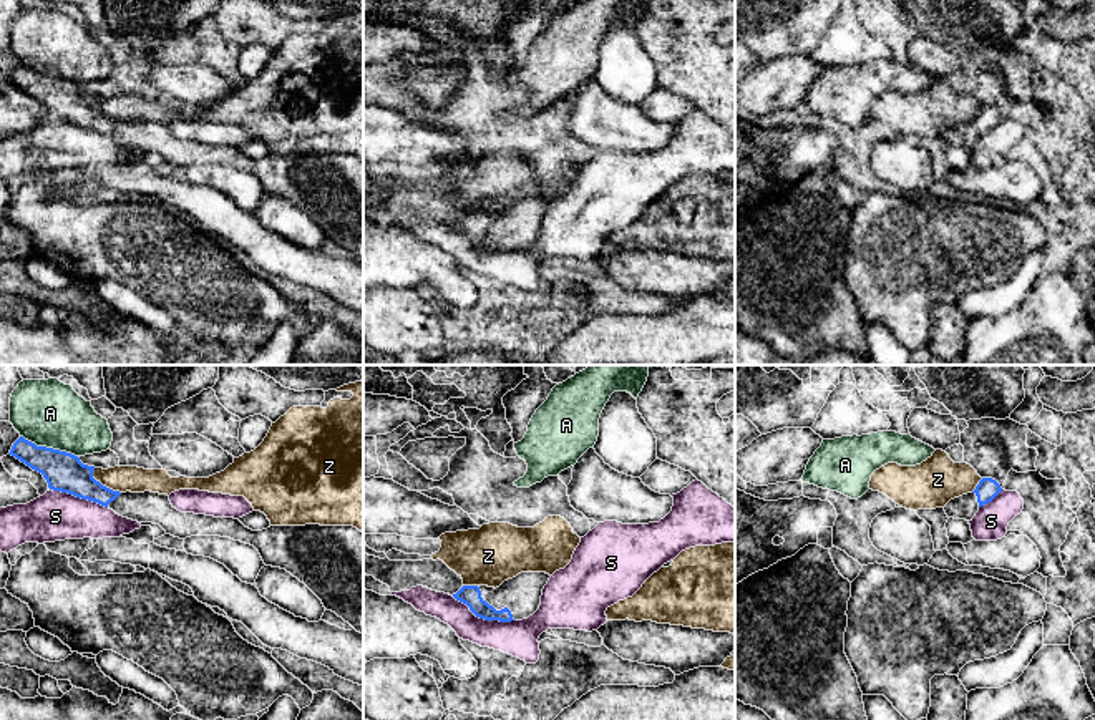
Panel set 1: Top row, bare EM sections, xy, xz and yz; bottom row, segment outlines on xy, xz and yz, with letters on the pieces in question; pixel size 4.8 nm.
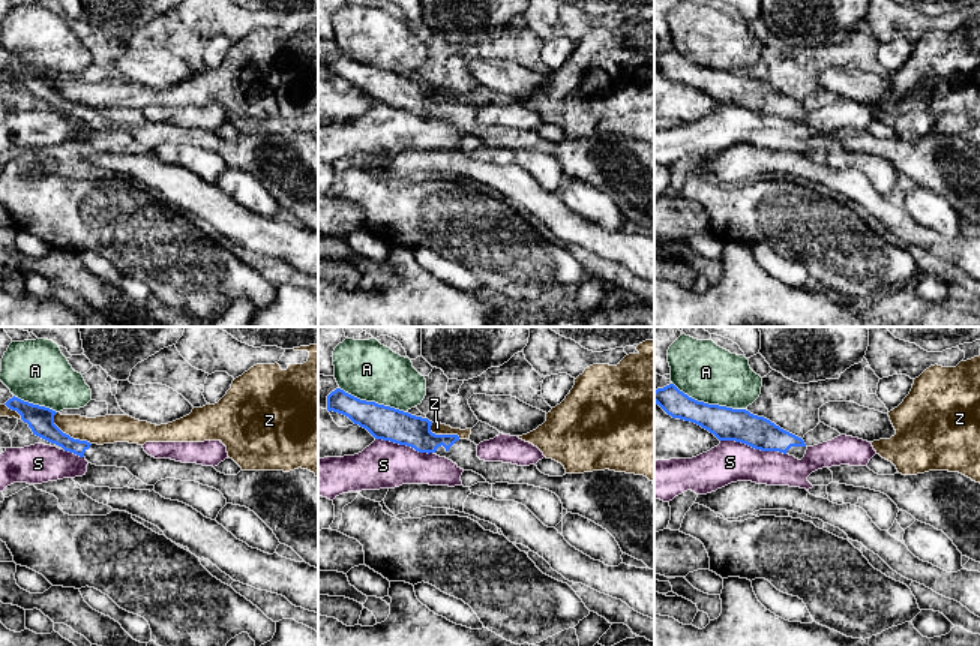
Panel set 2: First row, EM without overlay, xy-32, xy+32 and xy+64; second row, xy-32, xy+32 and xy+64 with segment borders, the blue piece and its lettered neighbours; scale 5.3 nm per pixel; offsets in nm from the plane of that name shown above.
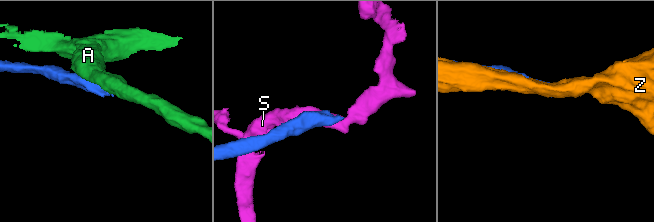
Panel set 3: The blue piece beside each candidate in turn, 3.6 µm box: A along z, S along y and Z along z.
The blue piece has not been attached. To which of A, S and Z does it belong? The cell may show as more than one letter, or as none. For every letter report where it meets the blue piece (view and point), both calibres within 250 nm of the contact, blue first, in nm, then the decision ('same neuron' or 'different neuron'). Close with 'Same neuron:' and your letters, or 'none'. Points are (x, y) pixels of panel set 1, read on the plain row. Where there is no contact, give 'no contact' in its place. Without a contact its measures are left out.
A: xy (48, 77) | 190/320 nm | different neuron
S: xz (483, 246) | 100/180 nm | different neuron
Z: xy (102, 113) | 190/130 nm | different neuron
Same neuron: none

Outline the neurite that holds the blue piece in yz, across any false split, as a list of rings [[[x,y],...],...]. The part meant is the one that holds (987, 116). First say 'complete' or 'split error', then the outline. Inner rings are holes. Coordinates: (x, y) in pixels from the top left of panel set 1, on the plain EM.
split error; [[[982,106],[972,121],[951,128],[944,139],[947,146],[972,149],[981,134],[990,131],[1002,119],[992,106]]]

